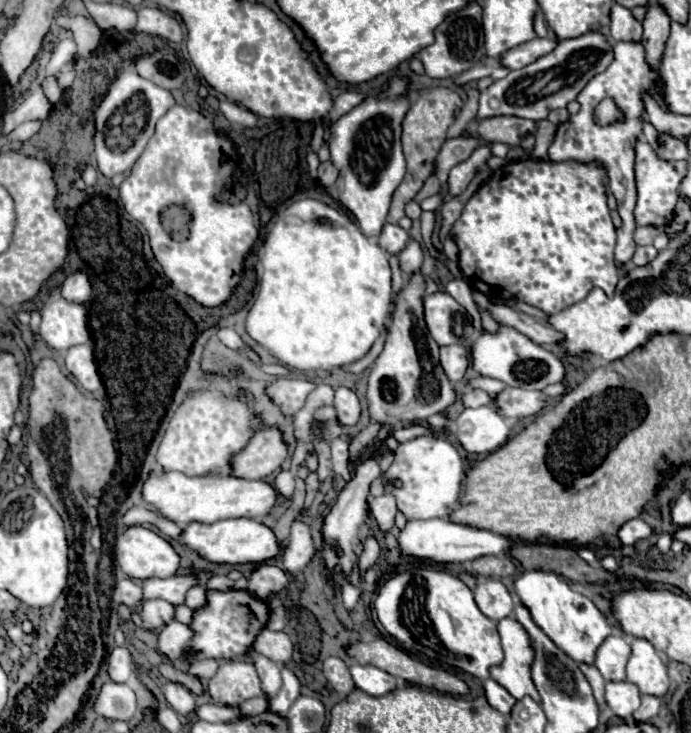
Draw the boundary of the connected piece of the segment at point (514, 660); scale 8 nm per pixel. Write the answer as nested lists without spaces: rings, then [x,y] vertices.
[[[512,617],[498,623],[498,633],[504,649],[504,661],[502,665],[490,669],[492,679],[498,681],[514,699],[530,695],[534,701],[540,701],[540,695],[530,679],[530,663],[534,659],[530,637]]]

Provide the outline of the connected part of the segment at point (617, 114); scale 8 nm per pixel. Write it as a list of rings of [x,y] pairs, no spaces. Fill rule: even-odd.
[[[610,97],[602,99],[596,105],[594,117],[596,117],[596,123],[602,125],[602,127],[612,125],[612,123],[618,123],[618,121],[624,121],[624,113],[618,109],[618,105],[614,103],[614,99],[610,99]]]

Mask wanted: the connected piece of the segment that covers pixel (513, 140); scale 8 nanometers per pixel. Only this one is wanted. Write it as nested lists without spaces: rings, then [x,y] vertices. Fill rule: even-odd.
[[[486,117],[476,125],[476,133],[484,141],[500,141],[506,145],[520,145],[520,141],[534,131],[536,123],[522,121],[522,117]]]

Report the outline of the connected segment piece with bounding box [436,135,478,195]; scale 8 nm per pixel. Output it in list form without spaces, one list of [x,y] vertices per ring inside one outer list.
[[[460,135],[456,139],[450,139],[442,145],[438,157],[436,157],[436,175],[442,183],[442,195],[446,195],[448,187],[446,187],[446,179],[448,179],[448,171],[470,157],[472,149],[478,145],[478,139],[470,137],[470,135]]]

